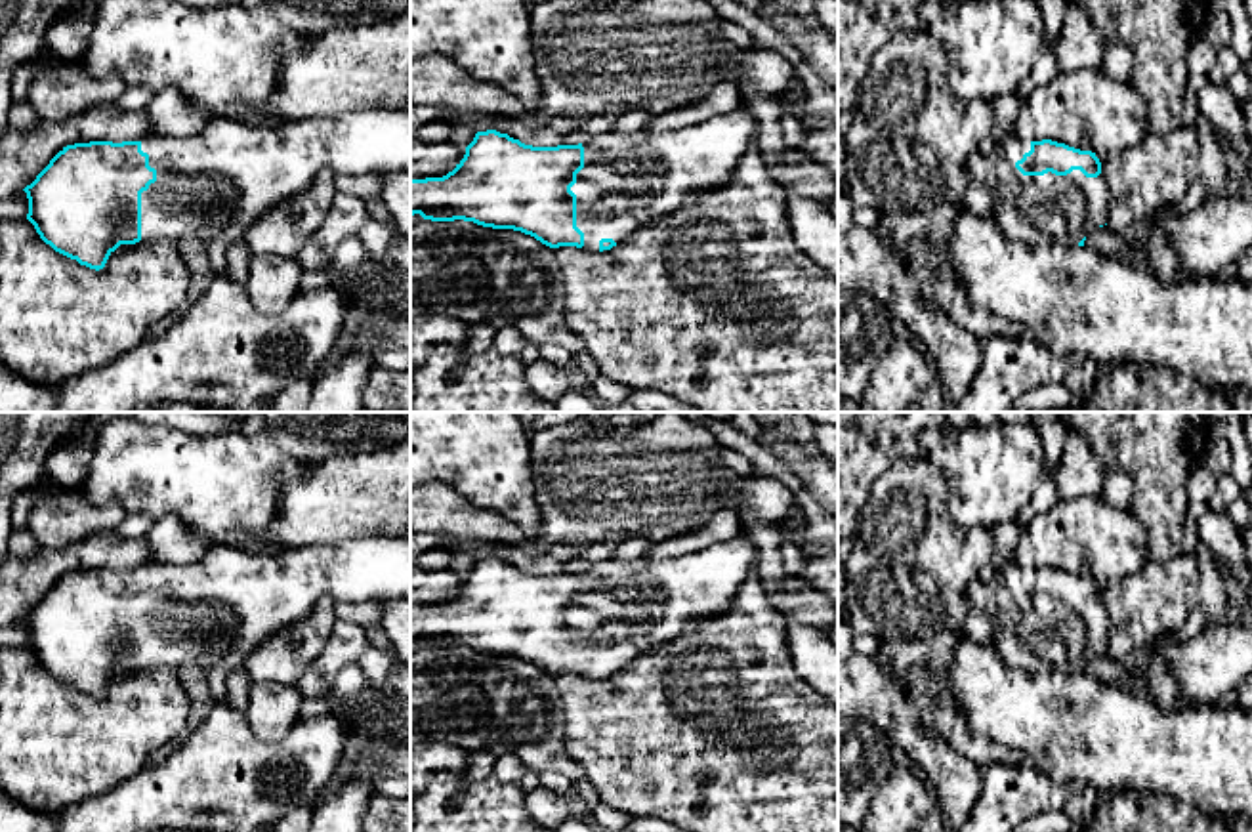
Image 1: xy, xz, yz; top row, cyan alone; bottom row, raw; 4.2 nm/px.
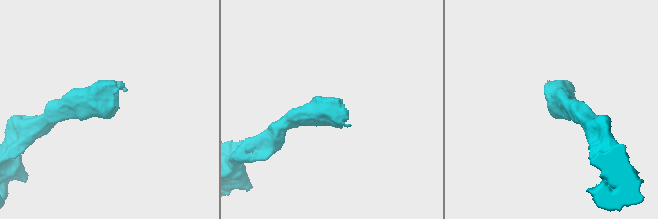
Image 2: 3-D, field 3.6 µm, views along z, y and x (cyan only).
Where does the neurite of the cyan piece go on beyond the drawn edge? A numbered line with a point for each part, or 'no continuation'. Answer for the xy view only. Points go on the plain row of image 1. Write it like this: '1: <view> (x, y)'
1: xy (216, 611)

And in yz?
1: yz (1037, 638)

